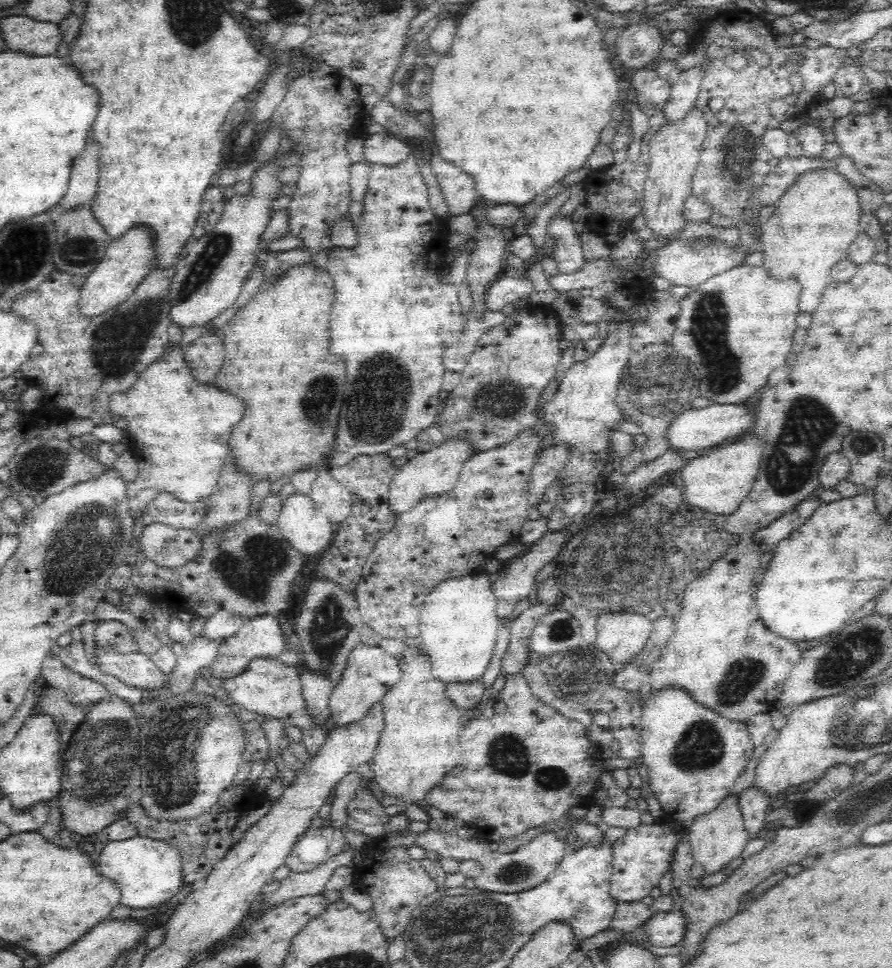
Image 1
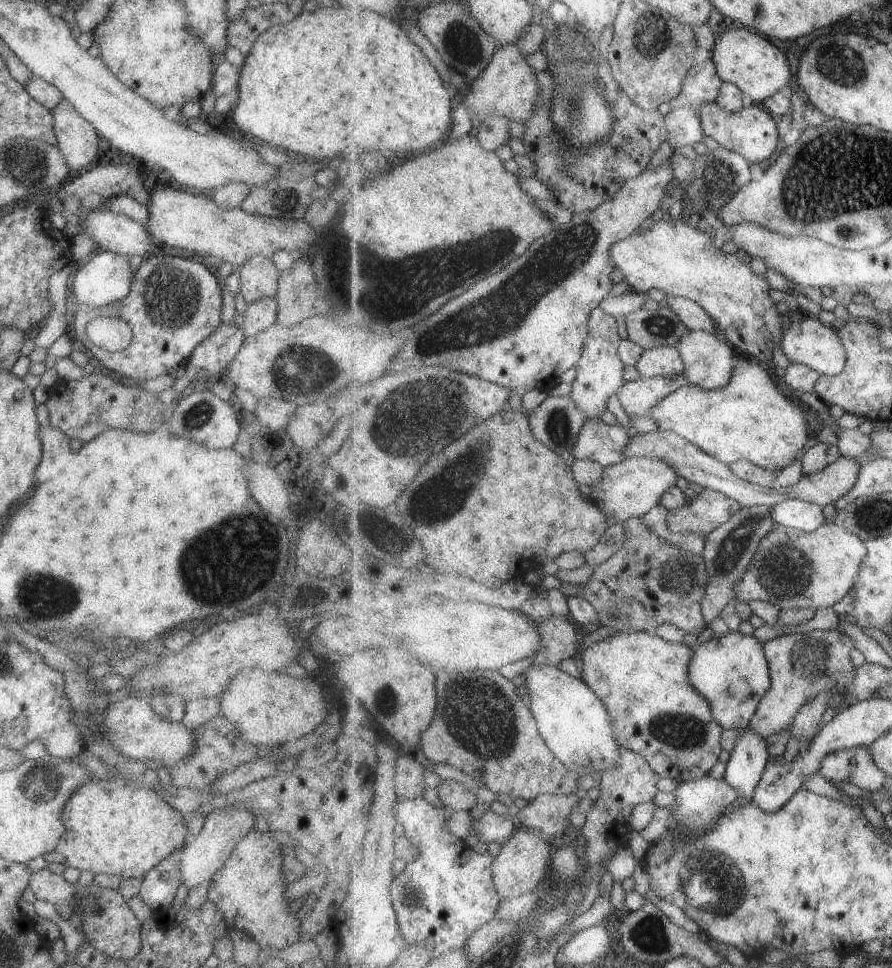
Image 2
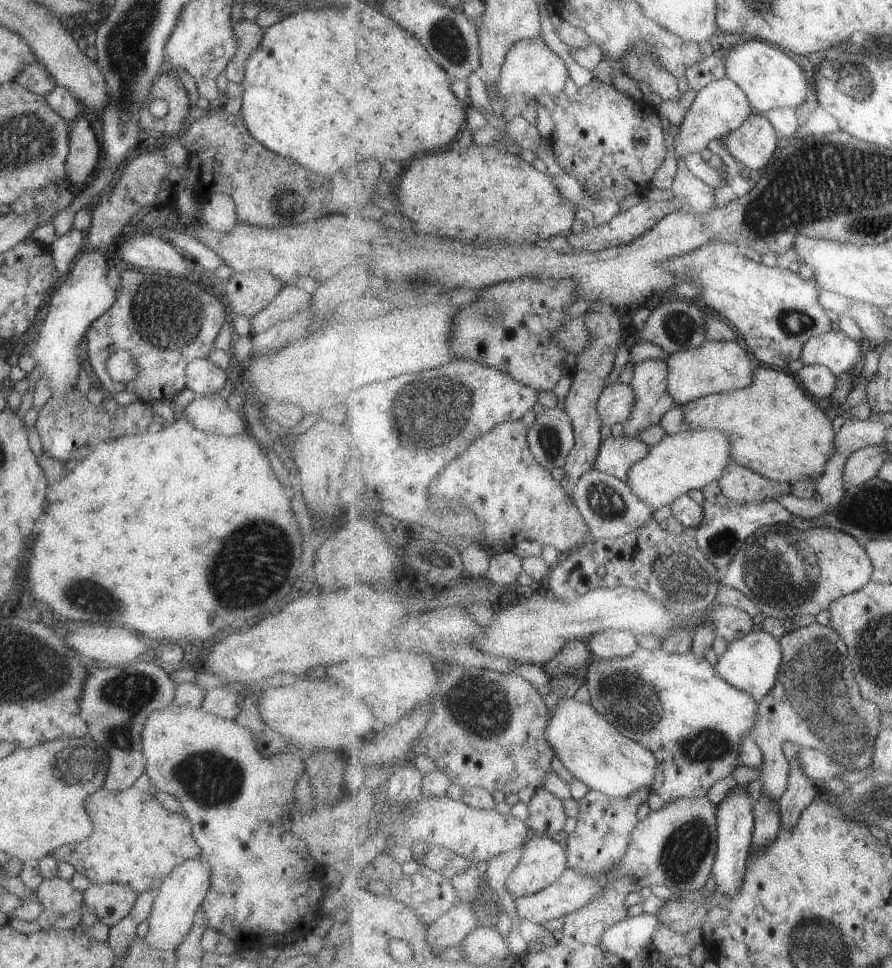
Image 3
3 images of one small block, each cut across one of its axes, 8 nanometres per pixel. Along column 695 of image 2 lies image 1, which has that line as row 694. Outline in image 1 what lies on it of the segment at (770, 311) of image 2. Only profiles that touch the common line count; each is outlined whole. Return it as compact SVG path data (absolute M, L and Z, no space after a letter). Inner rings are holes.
M255 658L248 665L248 670L232 678L222 679L222 686L228 703L242 706L248 712L256 712L262 716L271 716L281 720L288 729L300 737L309 760L314 760L324 744L328 728L311 728L304 709L304 699L299 683L301 672L295 667L285 665L280 659Z

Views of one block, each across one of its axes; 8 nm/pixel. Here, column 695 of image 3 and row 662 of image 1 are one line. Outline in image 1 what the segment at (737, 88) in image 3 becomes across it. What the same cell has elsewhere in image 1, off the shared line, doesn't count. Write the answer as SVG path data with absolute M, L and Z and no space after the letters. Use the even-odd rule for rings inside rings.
M106 650L97 655L97 661L106 674L120 678L127 685L142 688L146 692L153 689L163 690L167 681L167 674L139 650L132 651L128 656Z

